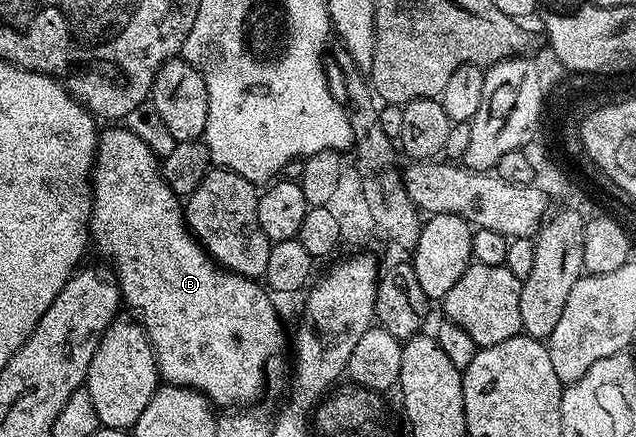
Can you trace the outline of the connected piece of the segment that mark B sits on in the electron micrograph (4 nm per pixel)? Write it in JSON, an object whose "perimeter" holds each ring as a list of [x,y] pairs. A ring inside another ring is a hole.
{"perimeter":[[[109,127],[106,133],[104,130],[100,134],[97,142],[97,159],[93,162],[93,210],[89,216],[89,236],[92,248],[94,250],[97,248],[113,264],[111,269],[115,274],[117,286],[121,289],[124,308],[126,310],[129,308],[134,313],[130,314],[144,327],[145,333],[149,337],[153,354],[157,360],[160,380],[170,385],[181,385],[184,389],[194,389],[197,393],[204,393],[214,406],[222,405],[220,408],[225,411],[232,410],[234,407],[252,406],[256,402],[253,400],[261,393],[261,372],[268,367],[272,357],[279,356],[285,349],[285,329],[281,326],[281,317],[277,314],[276,307],[273,306],[272,299],[274,300],[274,298],[256,280],[240,277],[237,273],[222,269],[202,249],[200,241],[194,238],[193,234],[189,232],[189,226],[185,224],[182,202],[165,181],[158,156],[153,153],[147,143],[143,143],[142,139],[139,139],[126,127]]]}

